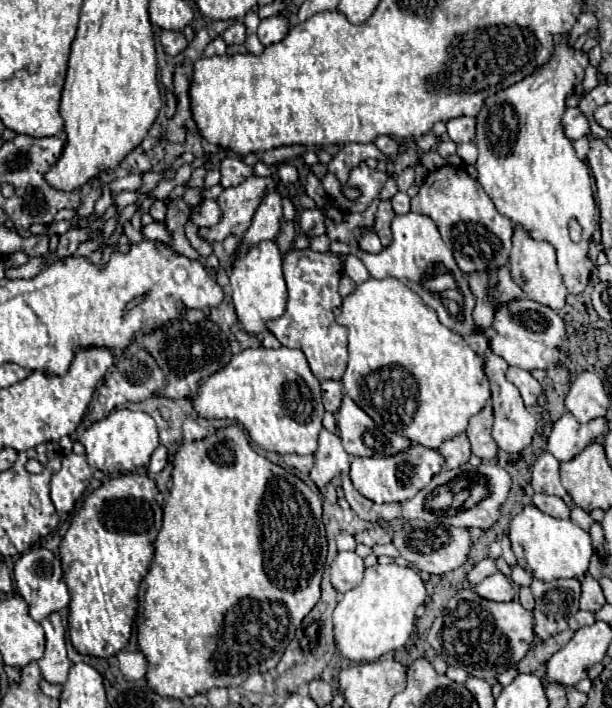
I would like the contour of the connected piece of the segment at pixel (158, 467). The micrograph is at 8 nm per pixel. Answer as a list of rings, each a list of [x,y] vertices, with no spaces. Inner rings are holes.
[[[158,446],[156,450],[154,450],[154,454],[150,456],[150,464],[148,464],[148,472],[160,472],[166,466],[166,462],[168,462],[168,452],[166,452],[166,448],[164,446]]]

